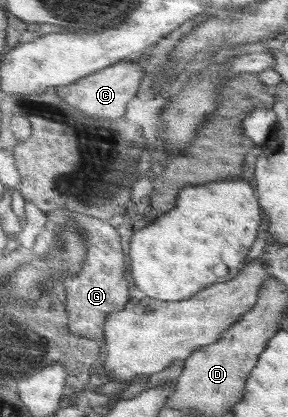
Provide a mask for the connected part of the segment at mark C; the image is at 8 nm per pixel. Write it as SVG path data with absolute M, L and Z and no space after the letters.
M129 59L94 72L93 75L86 76L85 79L80 79L70 86L55 88L55 91L58 98L62 98L66 104L77 108L89 117L98 118L98 120L114 120L125 116L126 104L136 97L142 78L144 78L142 66L136 59Z

